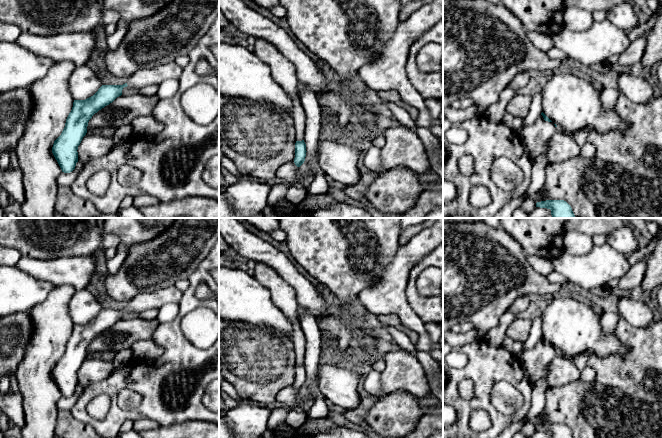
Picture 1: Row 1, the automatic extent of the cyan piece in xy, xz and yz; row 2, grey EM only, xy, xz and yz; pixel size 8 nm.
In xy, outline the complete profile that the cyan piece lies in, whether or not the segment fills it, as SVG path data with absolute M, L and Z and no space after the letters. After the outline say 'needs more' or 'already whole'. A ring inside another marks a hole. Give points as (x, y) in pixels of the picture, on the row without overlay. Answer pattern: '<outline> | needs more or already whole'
M176 285L151 292L140 292L135 298L125 303L123 309L102 309L98 315L85 324L74 324L65 351L54 365L52 377L62 396L70 397L78 386L78 370L87 357L87 350L92 340L122 319L124 311L139 314L148 309L160 309L167 303L179 304L182 298Z | needs more

